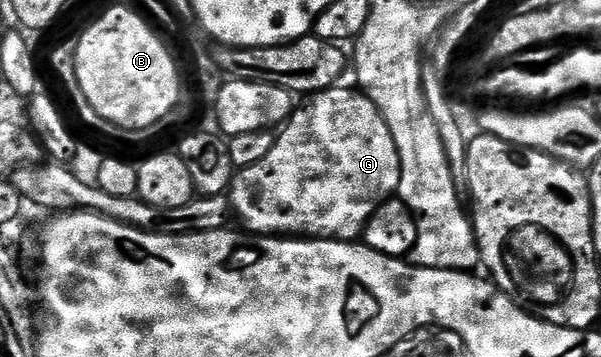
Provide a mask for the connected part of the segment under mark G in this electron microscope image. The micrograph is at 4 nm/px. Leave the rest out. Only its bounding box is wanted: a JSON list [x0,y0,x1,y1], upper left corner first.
[231,86,401,241]

